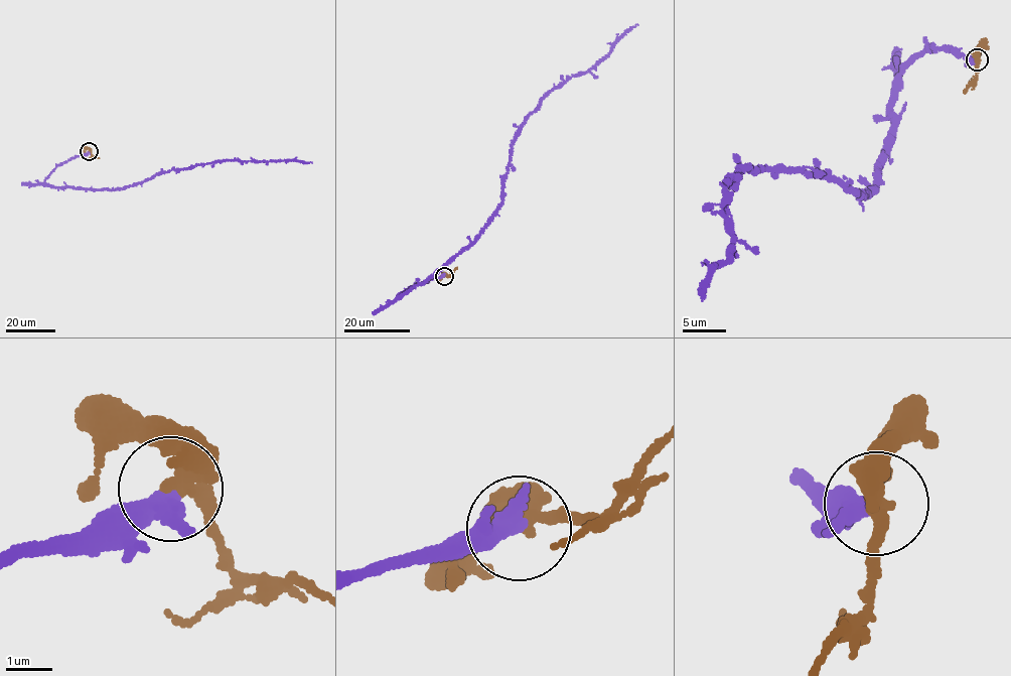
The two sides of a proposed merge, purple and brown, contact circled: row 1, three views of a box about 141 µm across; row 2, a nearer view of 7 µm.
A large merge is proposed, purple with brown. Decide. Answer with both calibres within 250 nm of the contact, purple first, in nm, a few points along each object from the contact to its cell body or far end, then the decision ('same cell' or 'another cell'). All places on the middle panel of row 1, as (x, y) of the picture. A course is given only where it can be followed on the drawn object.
300/320 nm | purple via (444, 276), (398, 296), (475, 242), (498, 210), (511, 148), (529, 115), (552, 90), (599, 62), (637, 24) | brown via (444, 276), (457, 268) | another cell

